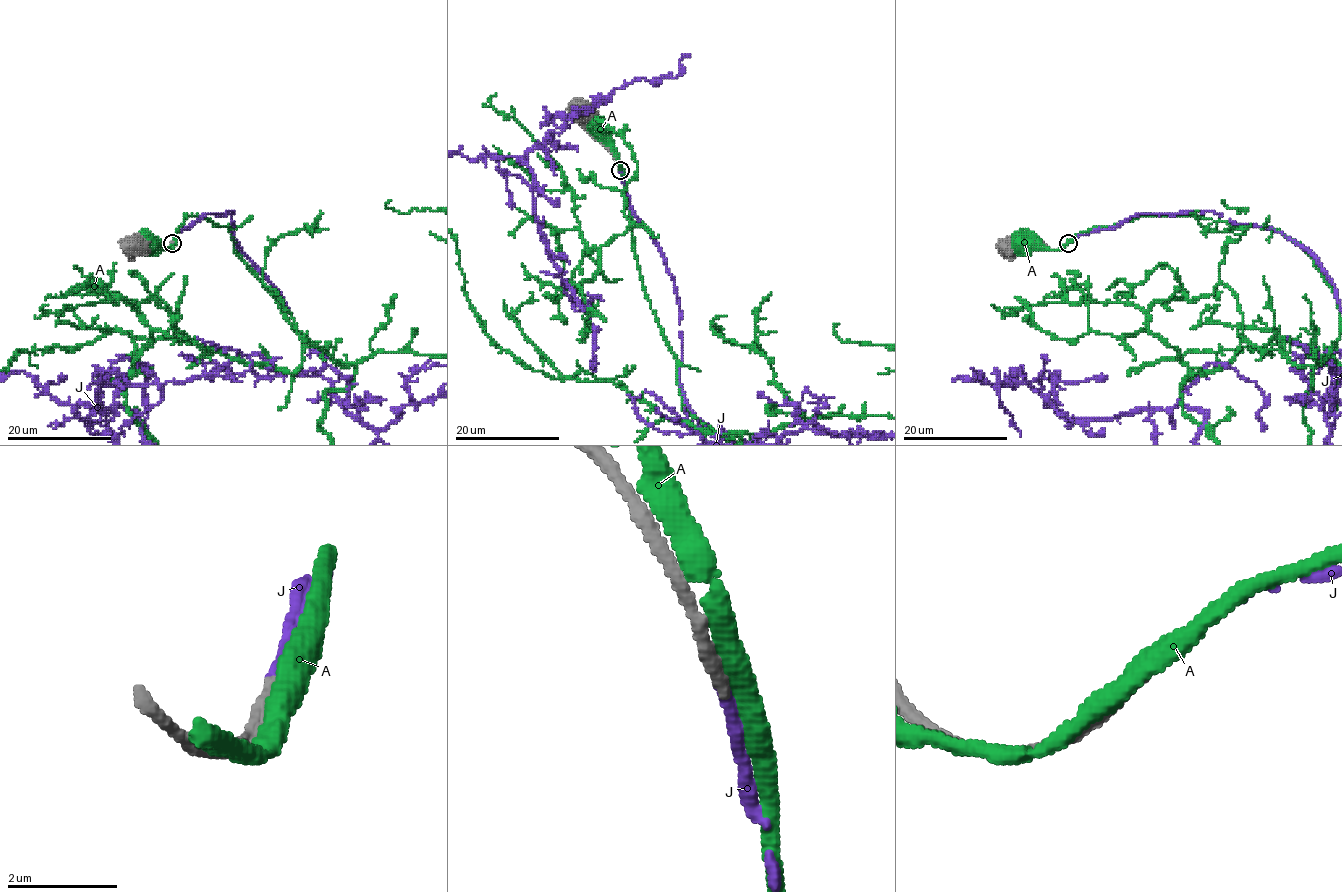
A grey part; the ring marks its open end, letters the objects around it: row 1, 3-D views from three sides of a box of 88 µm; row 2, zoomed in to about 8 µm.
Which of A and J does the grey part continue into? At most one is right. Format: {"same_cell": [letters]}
{"same_cell": ["J"]}

